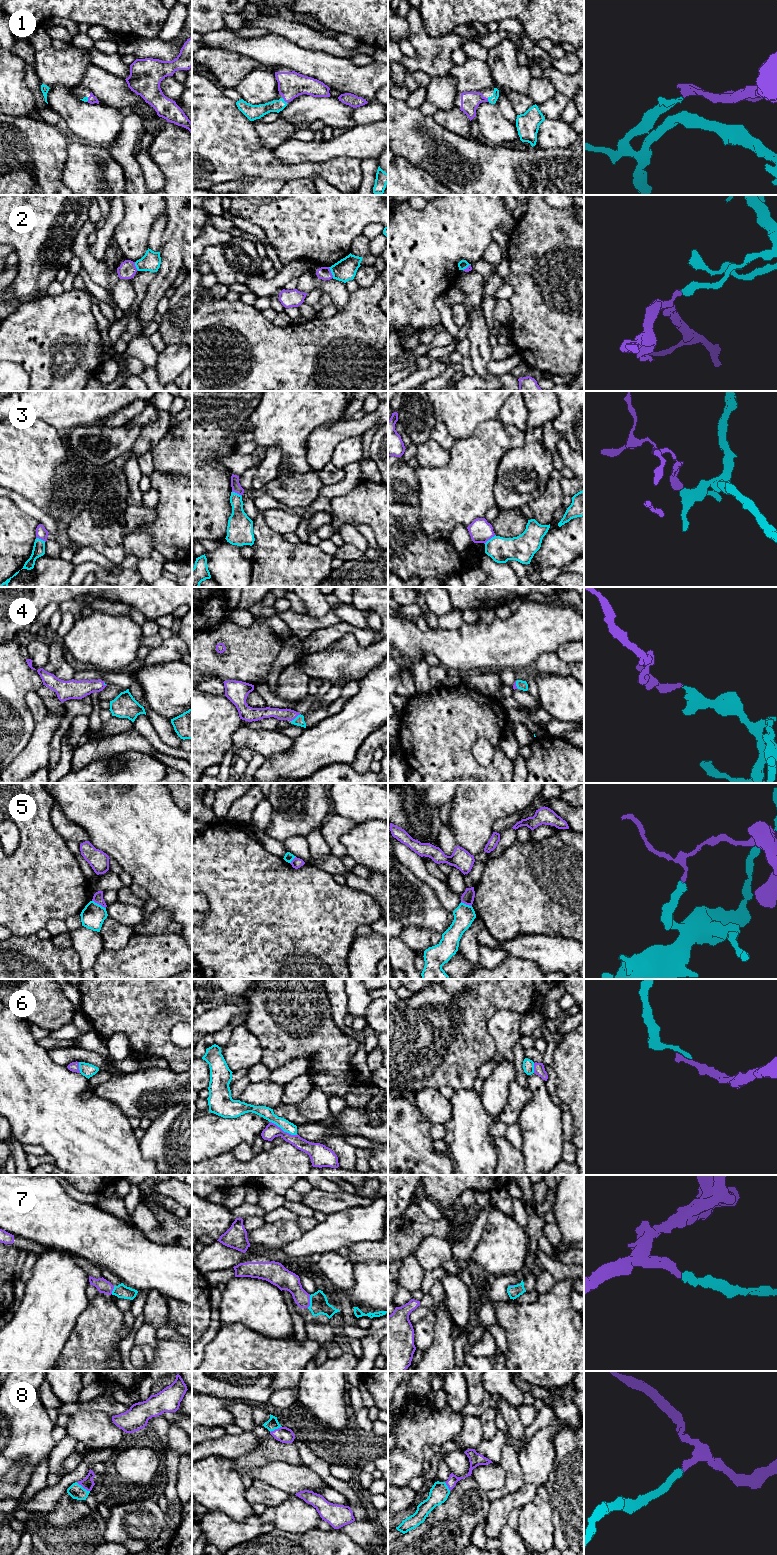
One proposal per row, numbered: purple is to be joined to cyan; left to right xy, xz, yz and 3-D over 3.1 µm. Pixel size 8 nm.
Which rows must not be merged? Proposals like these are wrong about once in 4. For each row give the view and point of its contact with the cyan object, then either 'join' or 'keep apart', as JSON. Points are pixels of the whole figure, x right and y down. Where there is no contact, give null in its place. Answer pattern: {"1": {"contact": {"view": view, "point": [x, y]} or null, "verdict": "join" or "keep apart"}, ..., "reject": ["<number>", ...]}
{"1": {"contact": {"view": "xz", "point": [284, 101]}, "verdict": "join"}, "2": {"contact": {"view": "xz", "point": [331, 272]}, "verdict": "keep apart"}, "3": {"contact": {"view": "yz", "point": [490, 539]}, "verdict": "join"}, "4": {"contact": {"view": "xz", "point": [296, 717]}, "verdict": "join"}, "5": {"contact": {"view": "xy", "point": [98, 904]}, "verdict": "keep apart"}, "6": {"contact": {"view": "xz", "point": [284, 1131]}, "verdict": "join"}, "7": {"contact": {"view": "xz", "point": [310, 1301]}, "verdict": "join"}, "8": {"contact": {"view": "xy", "point": [82, 1487]}, "verdict": "join"}, "reject": ["2", "5"]}

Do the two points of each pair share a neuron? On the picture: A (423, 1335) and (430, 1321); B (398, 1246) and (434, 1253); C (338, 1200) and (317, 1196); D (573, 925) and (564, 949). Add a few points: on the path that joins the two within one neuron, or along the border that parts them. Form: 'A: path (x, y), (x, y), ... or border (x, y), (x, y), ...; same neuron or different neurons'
A: path (423, 1332), (427, 1324); same neuron
B: border (437, 1237), (426, 1237), (420, 1243), (414, 1255); different neurons
C: path (333, 1200), (322, 1200); same neuron
D: border (546, 935), (565, 936), (573, 939); different neurons

